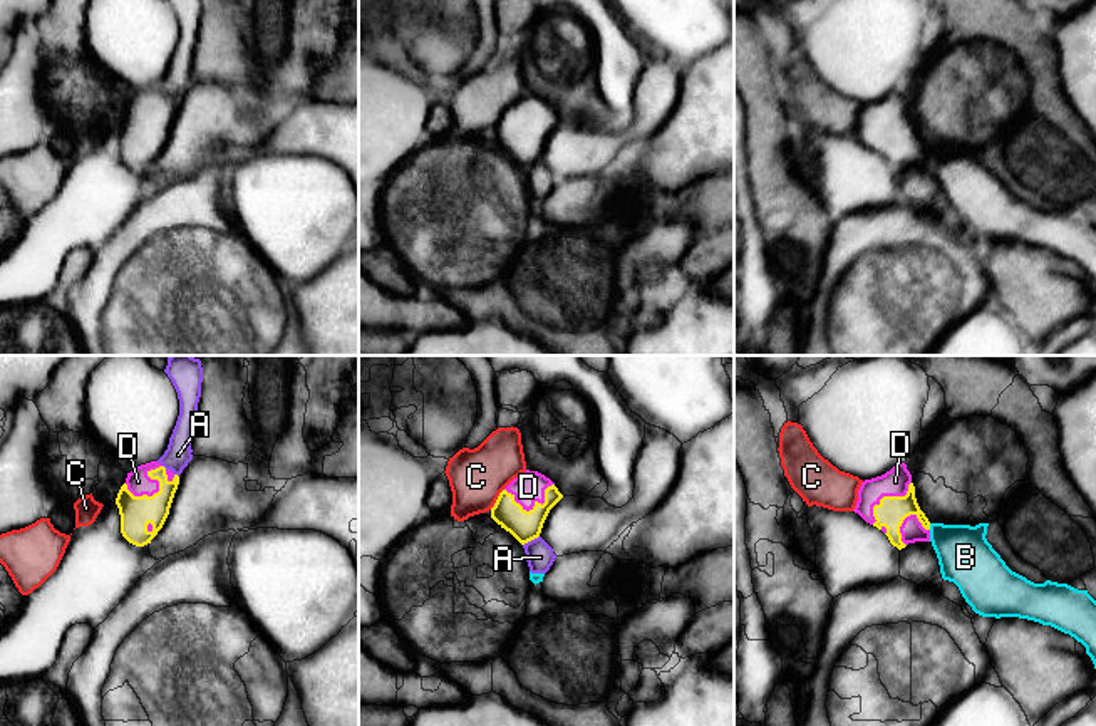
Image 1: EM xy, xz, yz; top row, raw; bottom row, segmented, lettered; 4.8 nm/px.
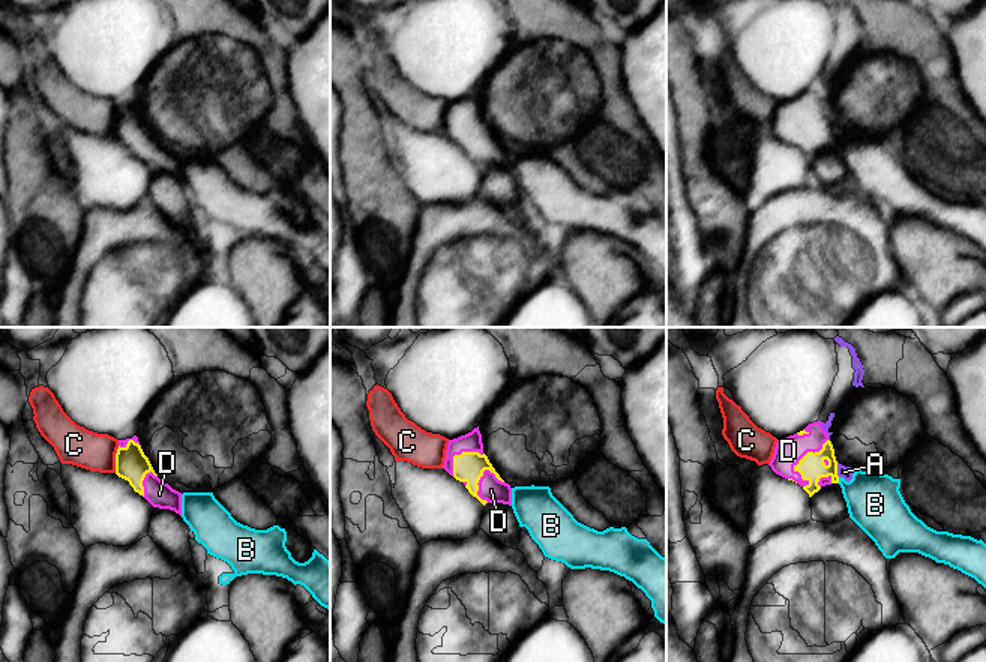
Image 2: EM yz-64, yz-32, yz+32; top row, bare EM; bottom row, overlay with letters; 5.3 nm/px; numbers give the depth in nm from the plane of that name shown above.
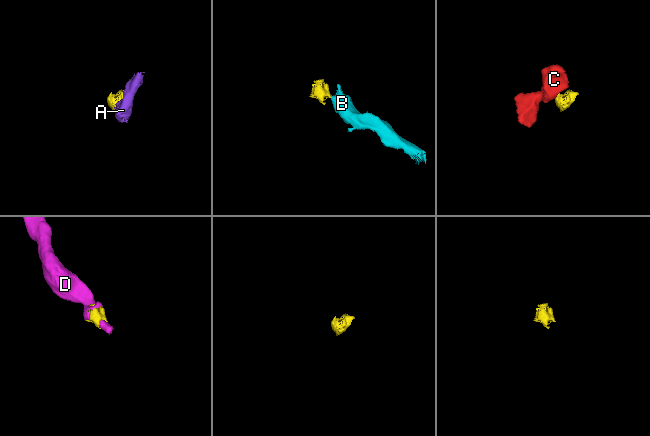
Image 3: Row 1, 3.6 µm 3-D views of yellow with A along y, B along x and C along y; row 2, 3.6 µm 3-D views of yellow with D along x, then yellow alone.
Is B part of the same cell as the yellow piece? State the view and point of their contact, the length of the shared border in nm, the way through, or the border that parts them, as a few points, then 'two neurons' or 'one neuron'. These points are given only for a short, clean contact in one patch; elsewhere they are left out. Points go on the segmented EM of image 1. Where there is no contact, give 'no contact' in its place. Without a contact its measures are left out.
yz (929, 527) | 30 nm | along yz (929, 523), (930, 528) | two neurons

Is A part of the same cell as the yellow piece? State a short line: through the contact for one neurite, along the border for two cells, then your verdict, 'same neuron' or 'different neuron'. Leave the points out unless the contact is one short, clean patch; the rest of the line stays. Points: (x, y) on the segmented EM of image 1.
line xz (538, 535), (523, 545); different neuron

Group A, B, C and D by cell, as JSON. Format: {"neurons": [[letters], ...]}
{"neurons": [["A", "B"], ["C"], ["D"]]}

